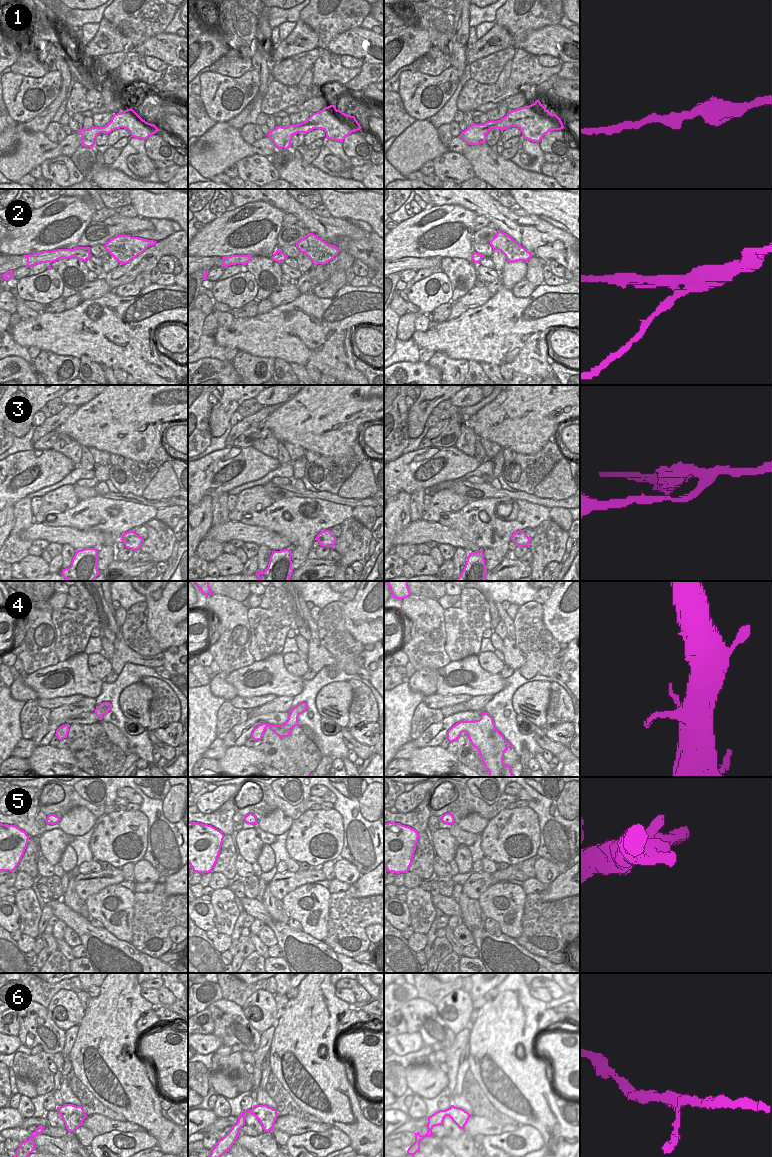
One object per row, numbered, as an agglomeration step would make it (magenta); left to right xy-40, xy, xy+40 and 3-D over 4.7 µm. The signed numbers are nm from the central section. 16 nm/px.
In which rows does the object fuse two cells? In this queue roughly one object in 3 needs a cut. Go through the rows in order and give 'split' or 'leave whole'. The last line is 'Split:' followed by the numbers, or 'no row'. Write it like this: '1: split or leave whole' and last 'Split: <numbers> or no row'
1: leave whole
2: split
3: split
4: leave whole
5: leave whole
6: leave whole
Split: 2, 3

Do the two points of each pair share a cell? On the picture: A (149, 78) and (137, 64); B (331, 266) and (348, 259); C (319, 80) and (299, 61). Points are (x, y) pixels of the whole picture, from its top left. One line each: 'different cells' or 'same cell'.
A: same cell
B: same cell
C: different cells

